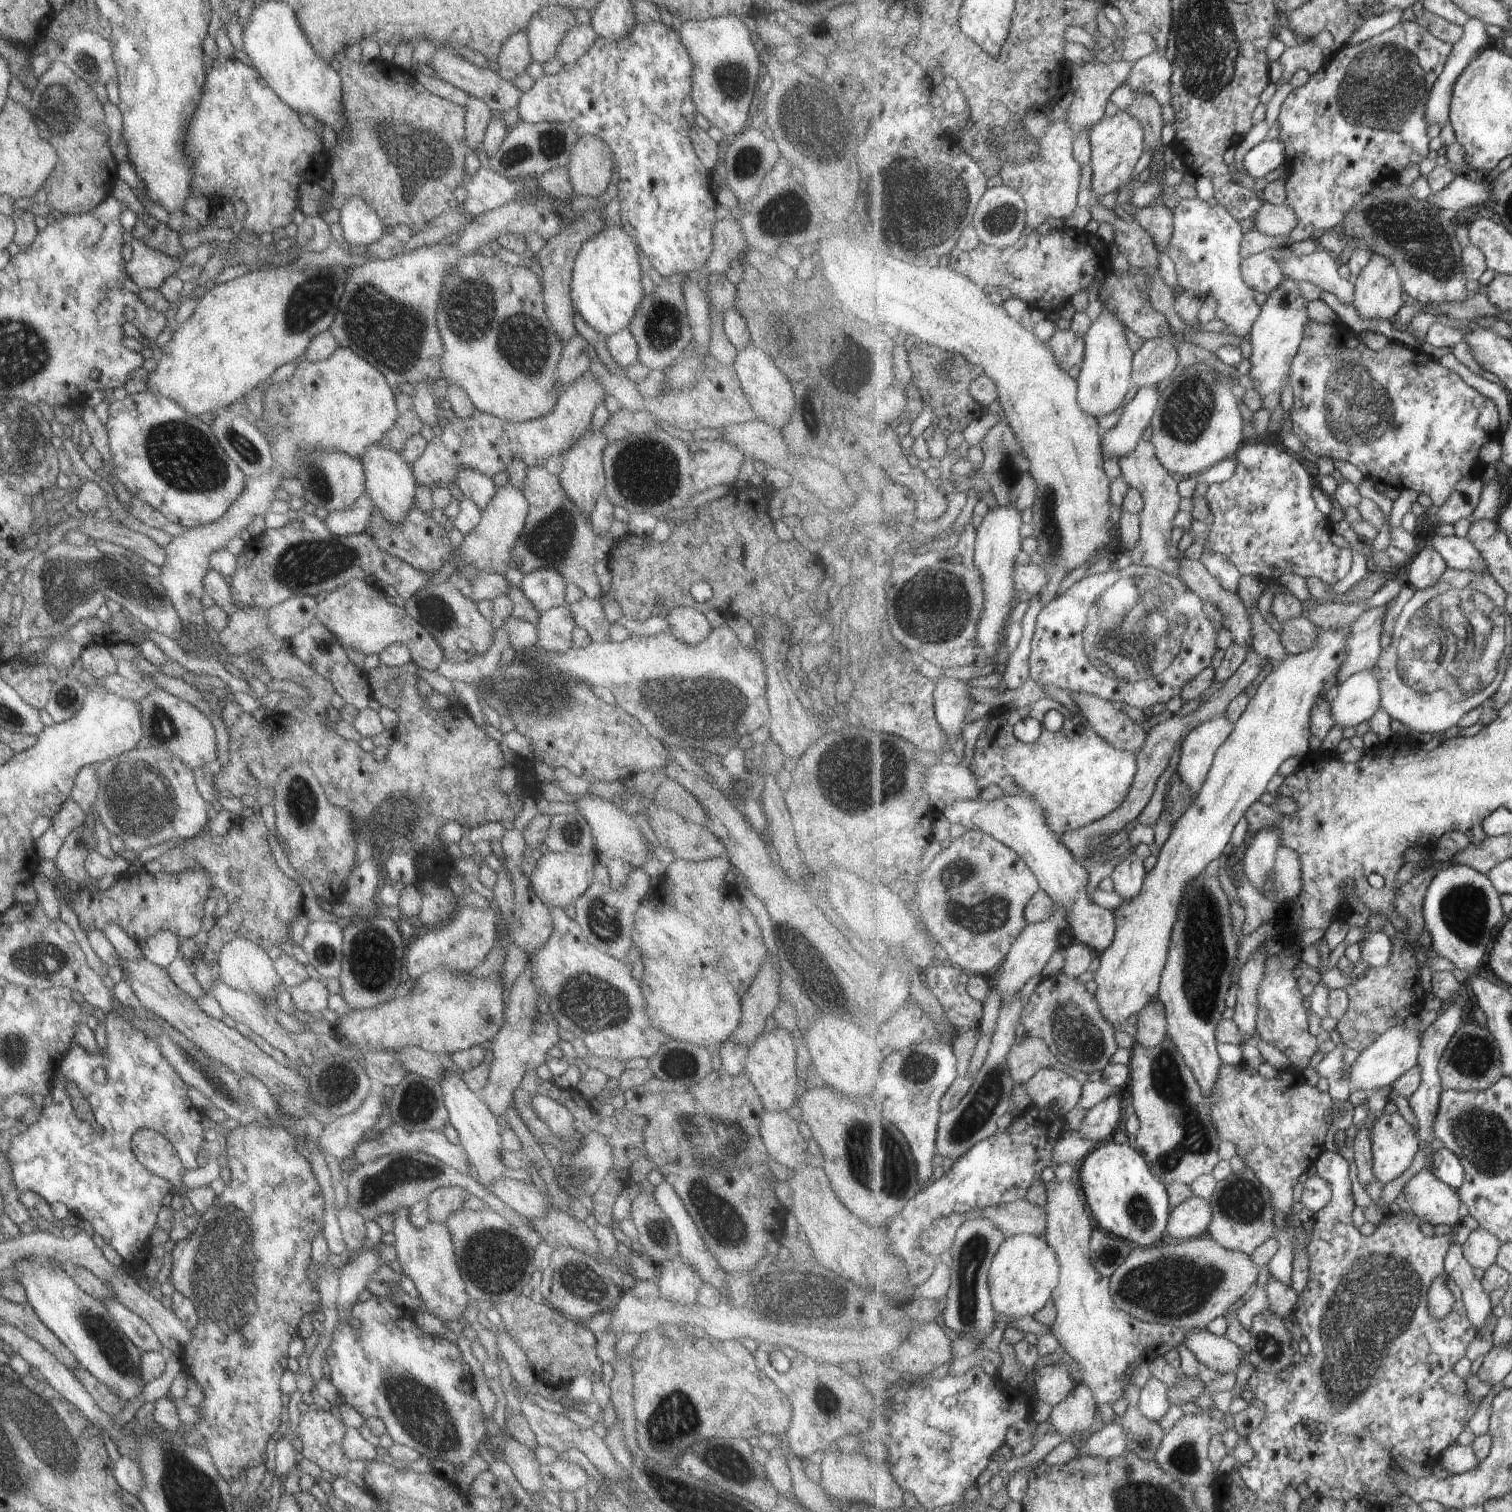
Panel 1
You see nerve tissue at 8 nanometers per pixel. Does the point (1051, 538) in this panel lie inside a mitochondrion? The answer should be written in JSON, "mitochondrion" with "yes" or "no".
{"mitochondrion":"yes"}

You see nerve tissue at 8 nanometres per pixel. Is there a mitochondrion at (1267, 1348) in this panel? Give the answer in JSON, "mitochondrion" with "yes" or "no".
{"mitochondrion":"yes"}

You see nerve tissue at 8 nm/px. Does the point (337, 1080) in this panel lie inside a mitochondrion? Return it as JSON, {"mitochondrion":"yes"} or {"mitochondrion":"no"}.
{"mitochondrion":"yes"}

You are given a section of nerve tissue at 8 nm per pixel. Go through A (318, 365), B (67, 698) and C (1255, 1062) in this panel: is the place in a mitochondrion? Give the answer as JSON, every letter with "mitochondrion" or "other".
{"A":"other","B":"mitochondrion","C":"other"}

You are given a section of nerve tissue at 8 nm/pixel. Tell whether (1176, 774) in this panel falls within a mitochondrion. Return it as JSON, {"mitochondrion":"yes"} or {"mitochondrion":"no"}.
{"mitochondrion":"no"}

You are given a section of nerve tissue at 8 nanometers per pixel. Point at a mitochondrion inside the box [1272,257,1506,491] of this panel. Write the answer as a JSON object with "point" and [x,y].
{"point":[1358,405]}

